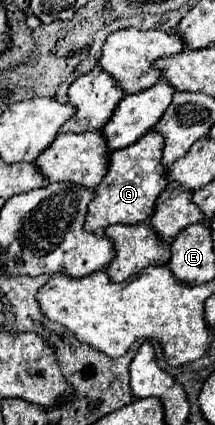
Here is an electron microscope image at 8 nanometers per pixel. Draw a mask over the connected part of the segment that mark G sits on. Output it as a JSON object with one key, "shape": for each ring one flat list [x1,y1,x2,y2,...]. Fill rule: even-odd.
{"shape":[[150,130,138,142,112,152,108,174,104,182,96,188,96,198,88,206,88,216,84,230,88,232,104,232,112,224,138,224,146,222,156,210,156,198,168,186,166,168,162,166,162,134]]}

